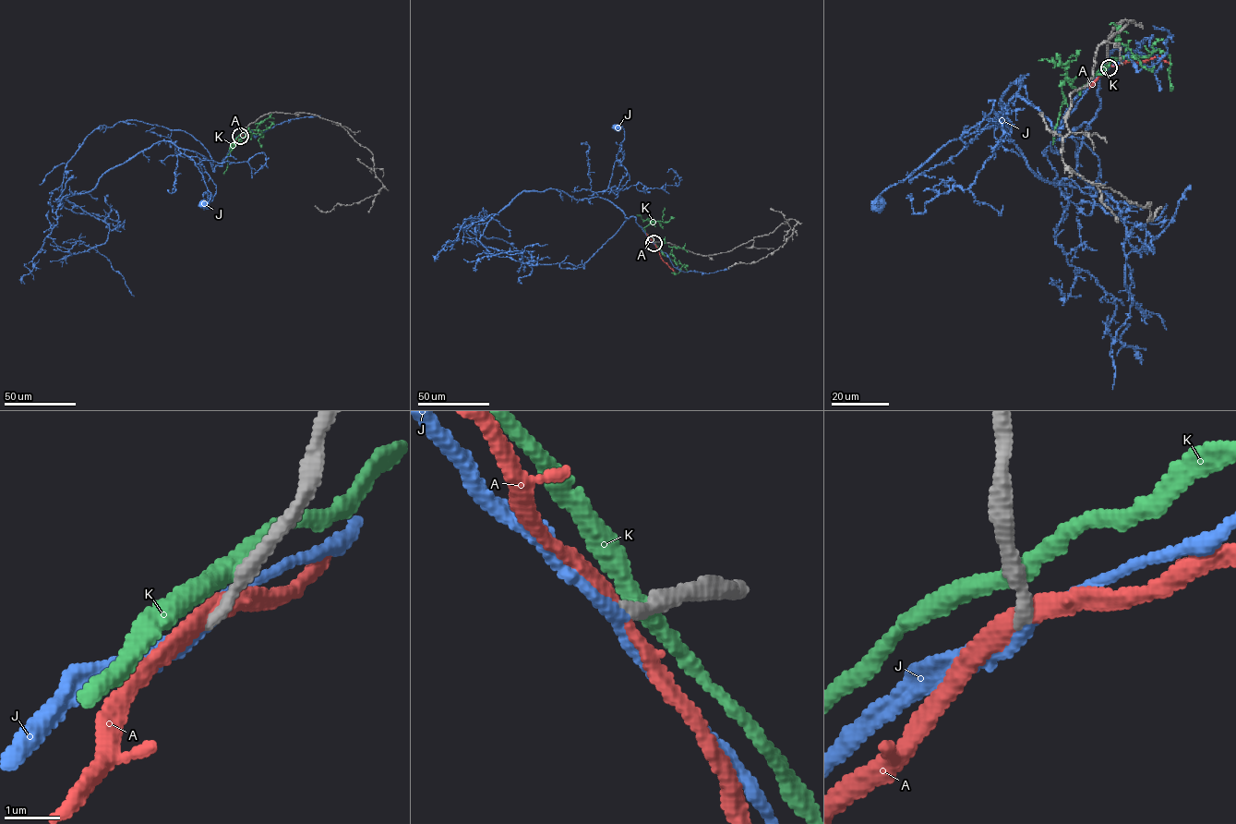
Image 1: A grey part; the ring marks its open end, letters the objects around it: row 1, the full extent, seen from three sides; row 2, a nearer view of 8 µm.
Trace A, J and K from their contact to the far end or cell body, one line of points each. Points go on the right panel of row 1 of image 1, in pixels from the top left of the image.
A: (1109, 66), (1142, 62), (1157, 56), (1170, 62)
J: (1109, 67), (1057, 126), (1059, 138), (1016, 92), (996, 122), (948, 141), (889, 186), (878, 204)
K: (1109, 65), (1078, 91), (1065, 78), (1062, 85), (1064, 102), (1053, 135), (1053, 145)

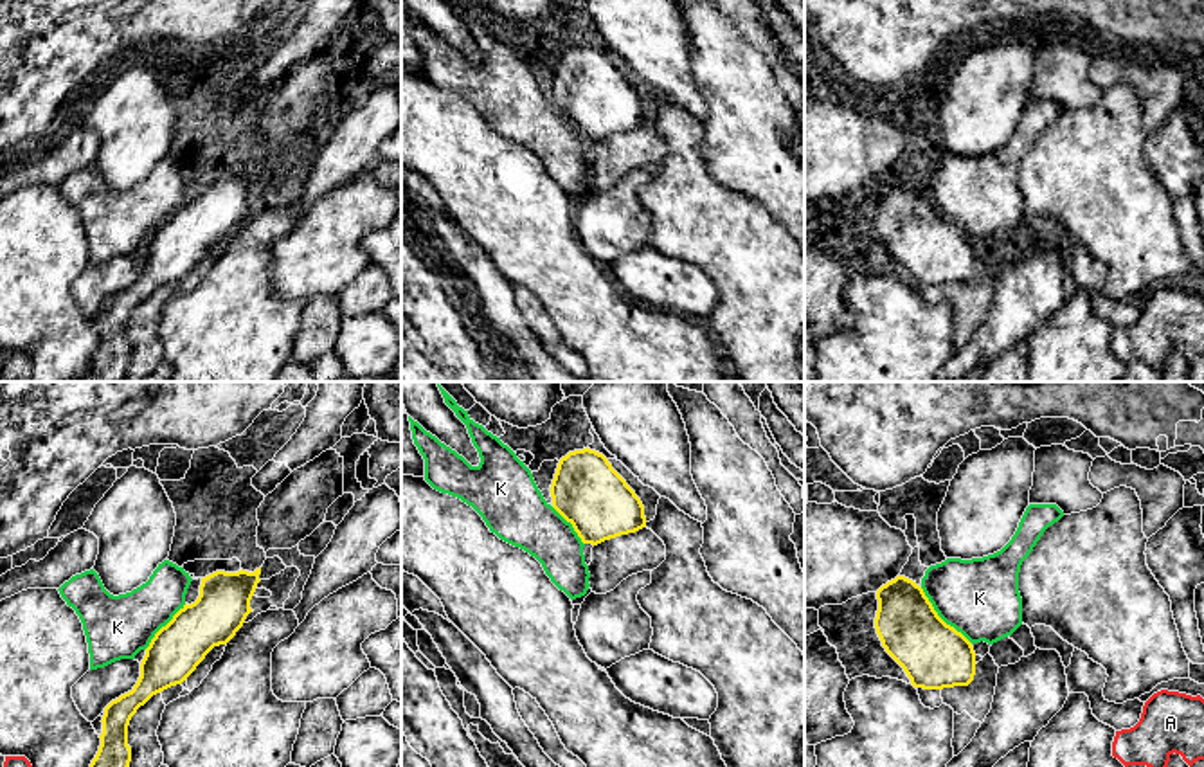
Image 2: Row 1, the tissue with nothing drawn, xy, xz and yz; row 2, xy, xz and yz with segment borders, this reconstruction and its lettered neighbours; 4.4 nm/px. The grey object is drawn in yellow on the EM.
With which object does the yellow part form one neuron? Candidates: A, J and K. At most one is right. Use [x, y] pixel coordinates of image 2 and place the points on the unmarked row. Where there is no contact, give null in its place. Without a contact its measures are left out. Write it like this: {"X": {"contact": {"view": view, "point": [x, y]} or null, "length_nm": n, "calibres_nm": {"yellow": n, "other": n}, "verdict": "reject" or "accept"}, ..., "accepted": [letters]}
{"A": {"contact": null, "verdict": "reject"}, "J": {"contact": null, "verdict": "accept"}, "K": {"contact": {"view": "yz", "point": [940, 215]}, "length_nm": 340, "calibres_nm": {"yellow": 300, "other": 360}, "verdict": "reject"}, "accepted": ["J"]}

